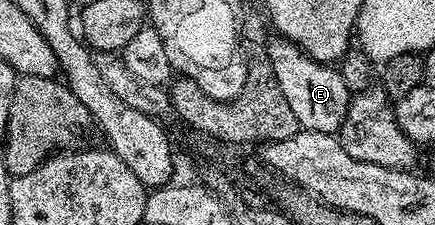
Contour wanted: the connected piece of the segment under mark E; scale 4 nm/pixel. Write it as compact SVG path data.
M286 38L275 39L274 43L269 43L267 47L274 69L273 79L277 82L277 88L283 93L283 97L287 97L287 105L291 105L291 113L295 113L298 128L337 135L347 117L351 98L350 89L344 83L340 70L336 66L313 59Z

